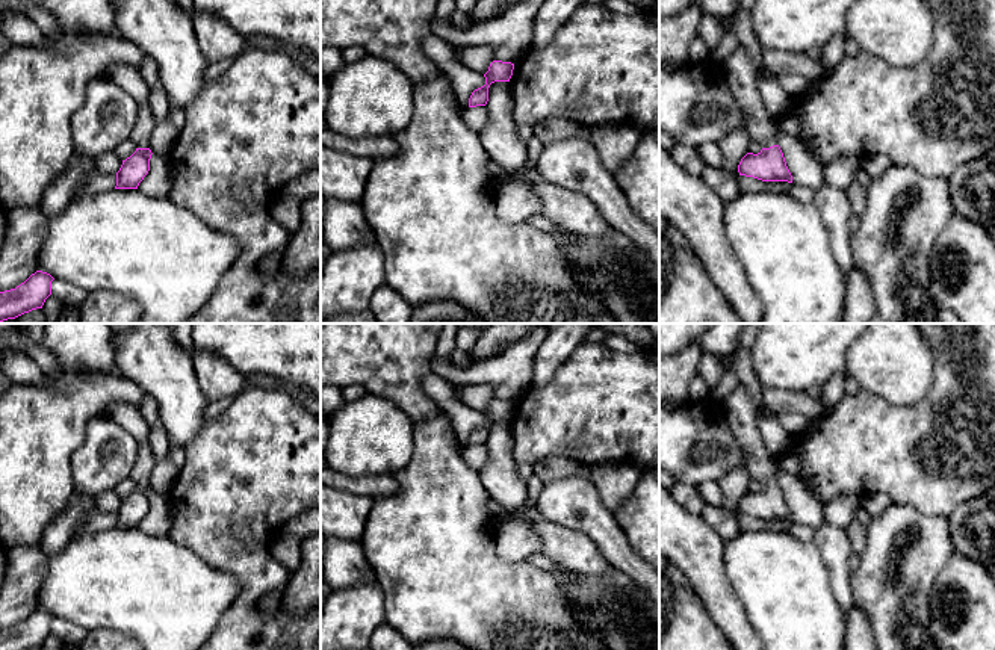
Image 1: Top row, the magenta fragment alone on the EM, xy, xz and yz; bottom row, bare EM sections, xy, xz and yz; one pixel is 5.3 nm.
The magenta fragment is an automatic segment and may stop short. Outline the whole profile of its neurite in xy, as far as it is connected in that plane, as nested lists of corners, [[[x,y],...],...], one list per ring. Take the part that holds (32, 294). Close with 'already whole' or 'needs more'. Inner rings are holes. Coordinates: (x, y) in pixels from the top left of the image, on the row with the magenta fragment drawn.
[[[36,271],[15,289],[0,292],[0,322],[42,308],[53,280],[50,274]]]; already whole

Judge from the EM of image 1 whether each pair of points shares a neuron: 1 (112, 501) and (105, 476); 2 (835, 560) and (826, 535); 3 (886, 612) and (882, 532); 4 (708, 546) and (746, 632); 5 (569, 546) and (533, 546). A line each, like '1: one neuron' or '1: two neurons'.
1: two neurons
2: one neuron
3: one neuron
4: one neuron
5: two neurons

